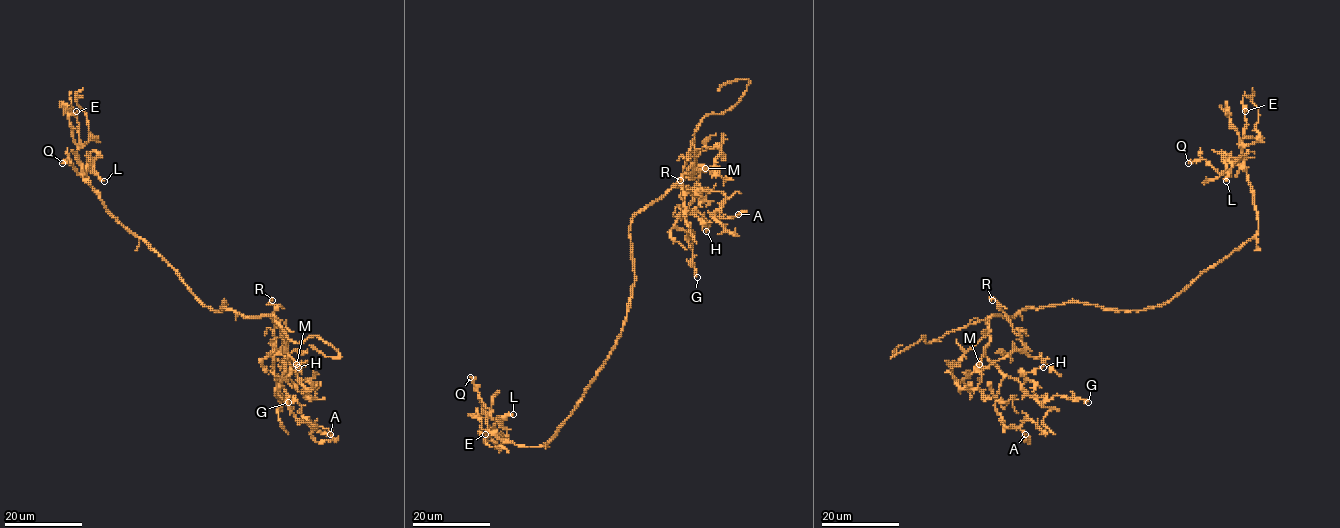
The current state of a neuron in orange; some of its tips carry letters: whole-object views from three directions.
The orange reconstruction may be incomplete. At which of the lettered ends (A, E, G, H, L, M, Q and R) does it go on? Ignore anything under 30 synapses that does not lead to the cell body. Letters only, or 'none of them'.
none of them

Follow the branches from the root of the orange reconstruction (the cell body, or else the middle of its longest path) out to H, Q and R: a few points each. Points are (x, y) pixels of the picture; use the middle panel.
H: (626, 313), (634, 283), (631, 219), (692, 177), (687, 173), (685, 209), (708, 222), (706, 231)
Q: (626, 313), (609, 357), (541, 445), (516, 445), (494, 435), (470, 377)
R: (626, 313), (634, 283), (631, 219), (685, 177), (692, 177), (697, 169), (698, 191), (682, 214), (680, 180)

